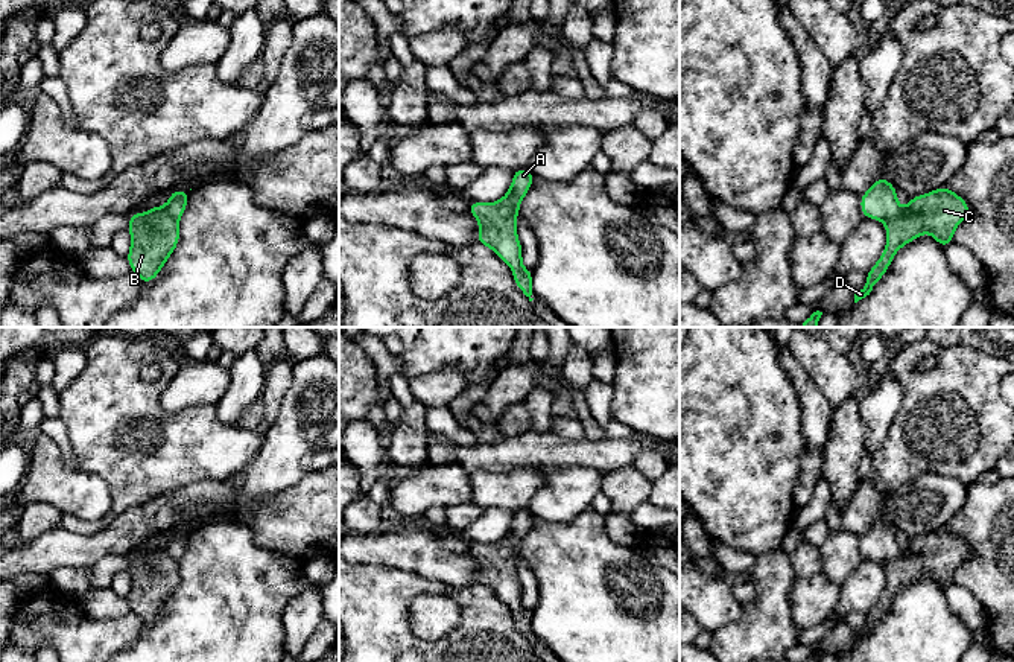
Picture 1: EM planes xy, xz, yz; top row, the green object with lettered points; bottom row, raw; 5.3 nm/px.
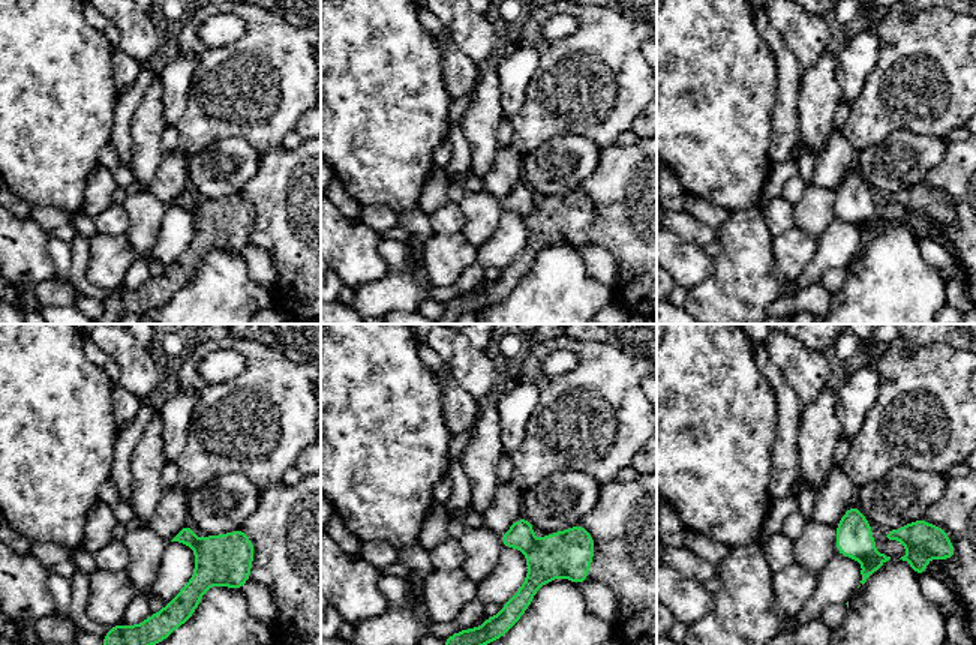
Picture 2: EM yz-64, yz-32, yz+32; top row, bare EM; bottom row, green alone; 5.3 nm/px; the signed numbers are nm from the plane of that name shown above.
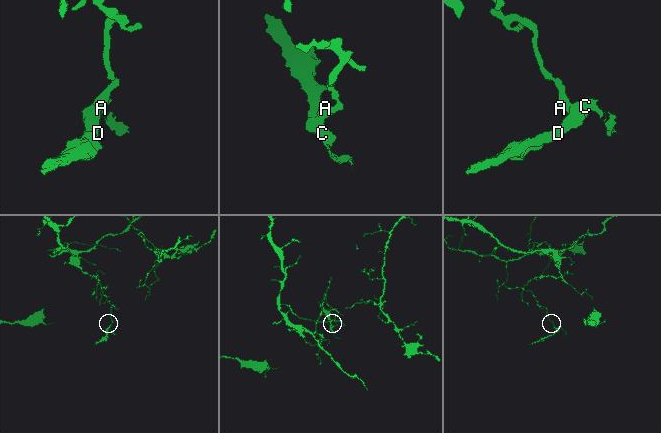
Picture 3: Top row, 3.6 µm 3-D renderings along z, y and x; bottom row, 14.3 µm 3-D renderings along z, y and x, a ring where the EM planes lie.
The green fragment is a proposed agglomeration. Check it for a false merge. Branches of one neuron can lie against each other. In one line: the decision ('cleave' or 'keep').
cleave

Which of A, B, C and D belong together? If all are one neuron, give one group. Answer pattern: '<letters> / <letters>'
A / B C D

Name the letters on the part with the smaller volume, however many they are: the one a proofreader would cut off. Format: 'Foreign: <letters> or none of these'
Foreign: B, C, D

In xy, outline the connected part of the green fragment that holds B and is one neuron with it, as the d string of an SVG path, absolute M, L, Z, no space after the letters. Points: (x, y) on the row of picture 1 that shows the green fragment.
M151 207L129 215L131 250L126 254L131 271L143 285L151 283L179 242L179 222L164 207Z

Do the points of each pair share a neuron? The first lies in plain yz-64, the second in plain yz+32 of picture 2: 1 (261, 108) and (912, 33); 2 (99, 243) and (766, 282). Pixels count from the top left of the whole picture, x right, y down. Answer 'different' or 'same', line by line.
1: same
2: different

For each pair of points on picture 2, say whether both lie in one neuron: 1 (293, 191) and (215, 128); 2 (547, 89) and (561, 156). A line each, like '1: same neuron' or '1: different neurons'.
1: different neurons
2: different neurons

